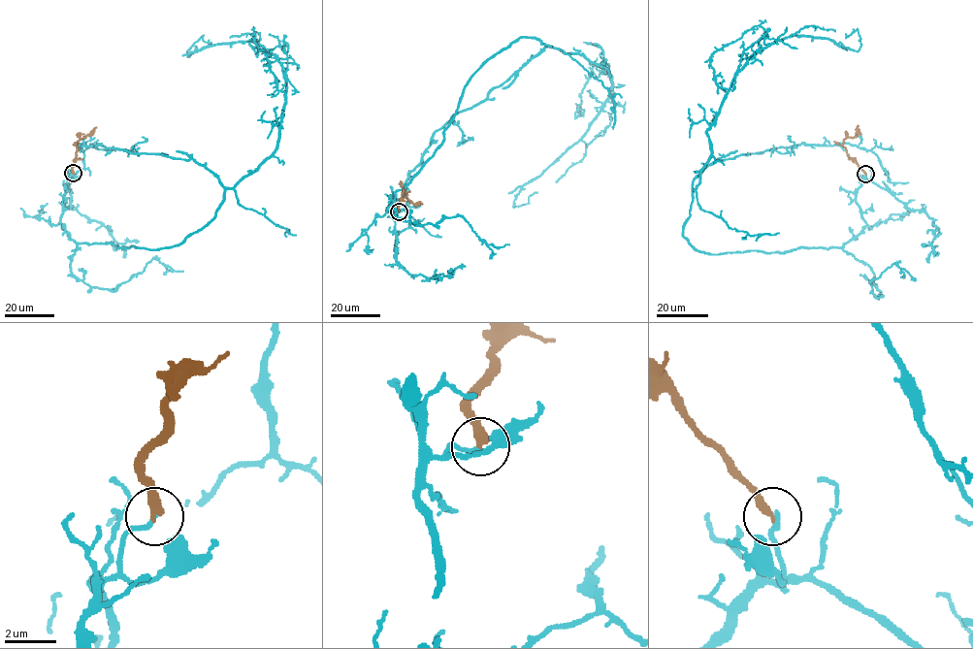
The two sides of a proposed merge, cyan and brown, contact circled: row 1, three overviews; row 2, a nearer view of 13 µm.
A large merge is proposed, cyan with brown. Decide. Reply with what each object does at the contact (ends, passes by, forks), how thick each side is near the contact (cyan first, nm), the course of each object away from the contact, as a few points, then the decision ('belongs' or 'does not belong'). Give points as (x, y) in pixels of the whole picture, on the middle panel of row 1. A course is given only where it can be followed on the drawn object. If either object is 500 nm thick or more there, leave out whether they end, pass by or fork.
cyan ends there; brown ends there; 190 nm thick on the cyan side, 340 nm on the other; cyan runs (399, 211), (389, 202), (442, 143), (469, 79), (521, 37), (605, 60), (612, 83), (513, 207), (537, 192); brown runs (399, 210), (404, 189), (414, 204), (422, 204); does not belong

